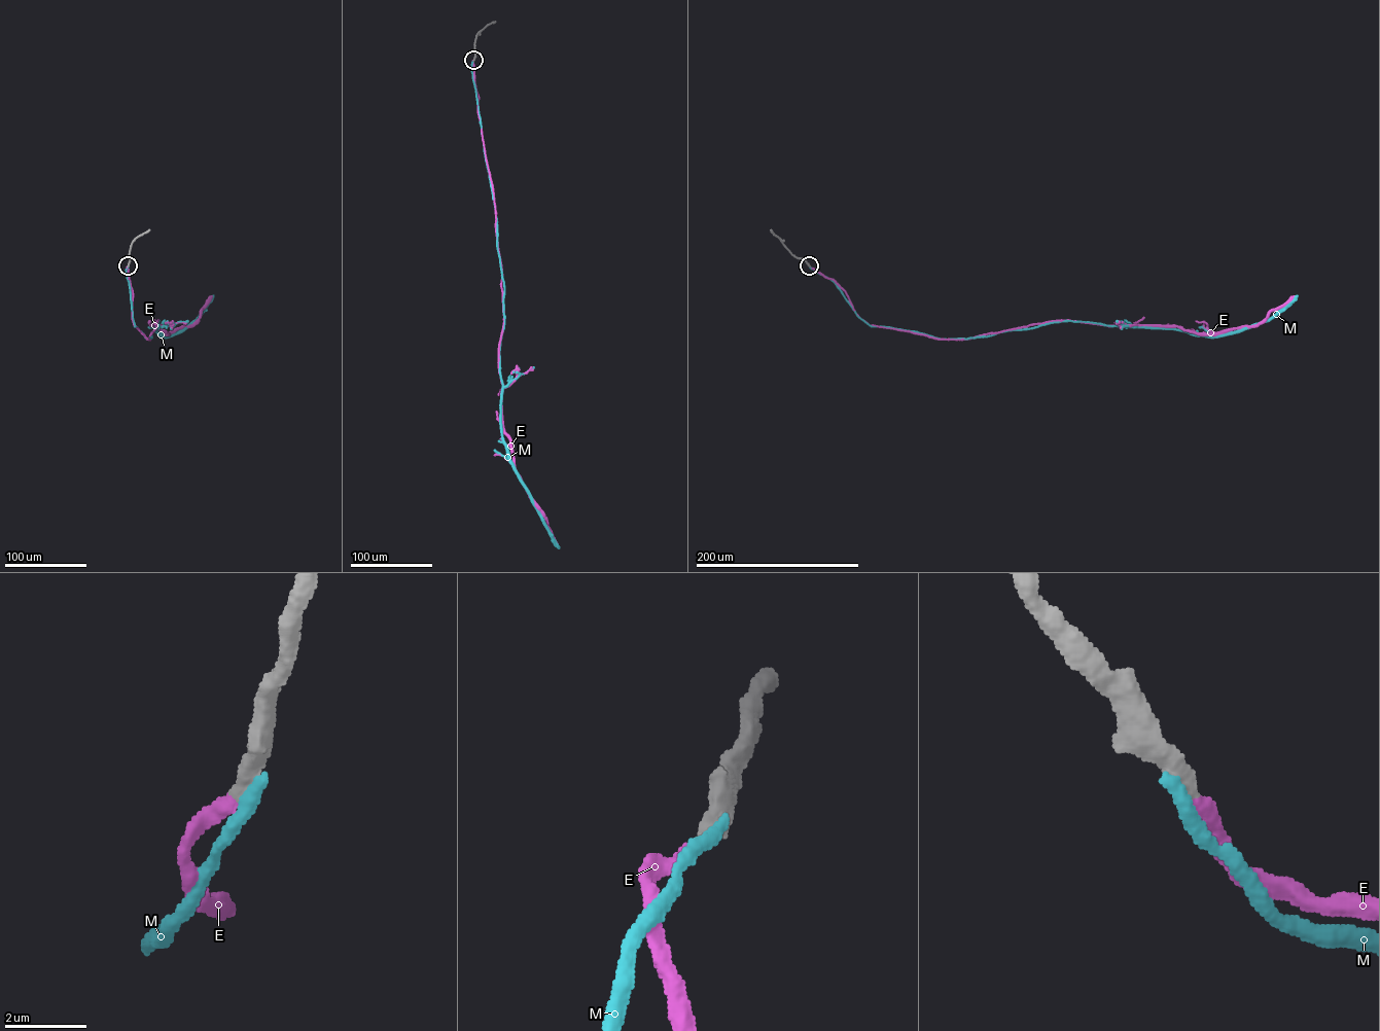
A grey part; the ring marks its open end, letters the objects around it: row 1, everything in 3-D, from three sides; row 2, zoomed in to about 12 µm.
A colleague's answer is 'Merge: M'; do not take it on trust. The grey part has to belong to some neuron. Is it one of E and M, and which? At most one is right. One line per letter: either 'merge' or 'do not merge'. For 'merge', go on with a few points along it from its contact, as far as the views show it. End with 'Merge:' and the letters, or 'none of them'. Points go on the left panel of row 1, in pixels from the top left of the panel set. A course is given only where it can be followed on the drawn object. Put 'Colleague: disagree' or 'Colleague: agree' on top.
Colleague: disagree
E: merge | via (128, 265), (132, 319), (147, 339), (157, 320), (152, 325), (168, 333), (198, 321)
M: do not merge
Merge: E

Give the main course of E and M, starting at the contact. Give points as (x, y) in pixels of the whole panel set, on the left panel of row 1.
E: (128, 265), (132, 319), (147, 339), (157, 320), (152, 325), (168, 333), (198, 321)
M: (128, 265), (126, 274), (134, 325), (150, 339), (158, 327), (158, 320), (153, 326), (164, 335)

